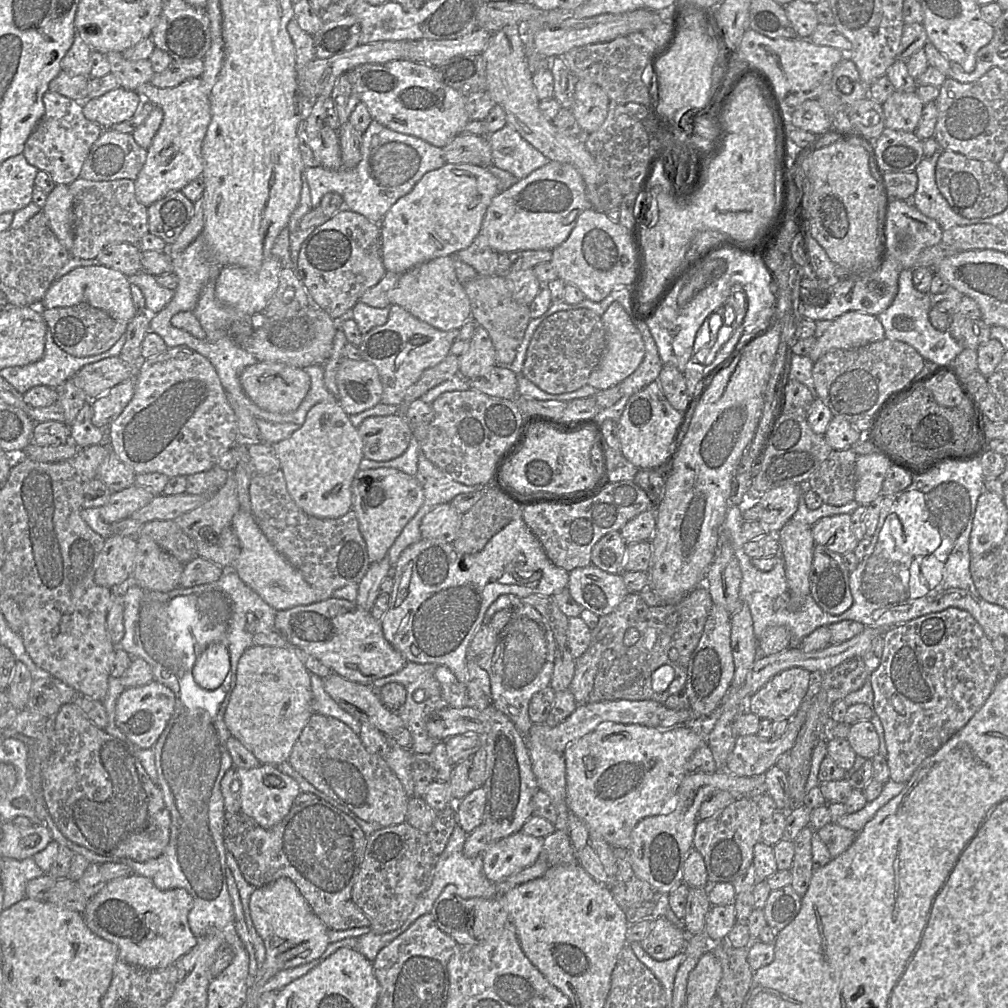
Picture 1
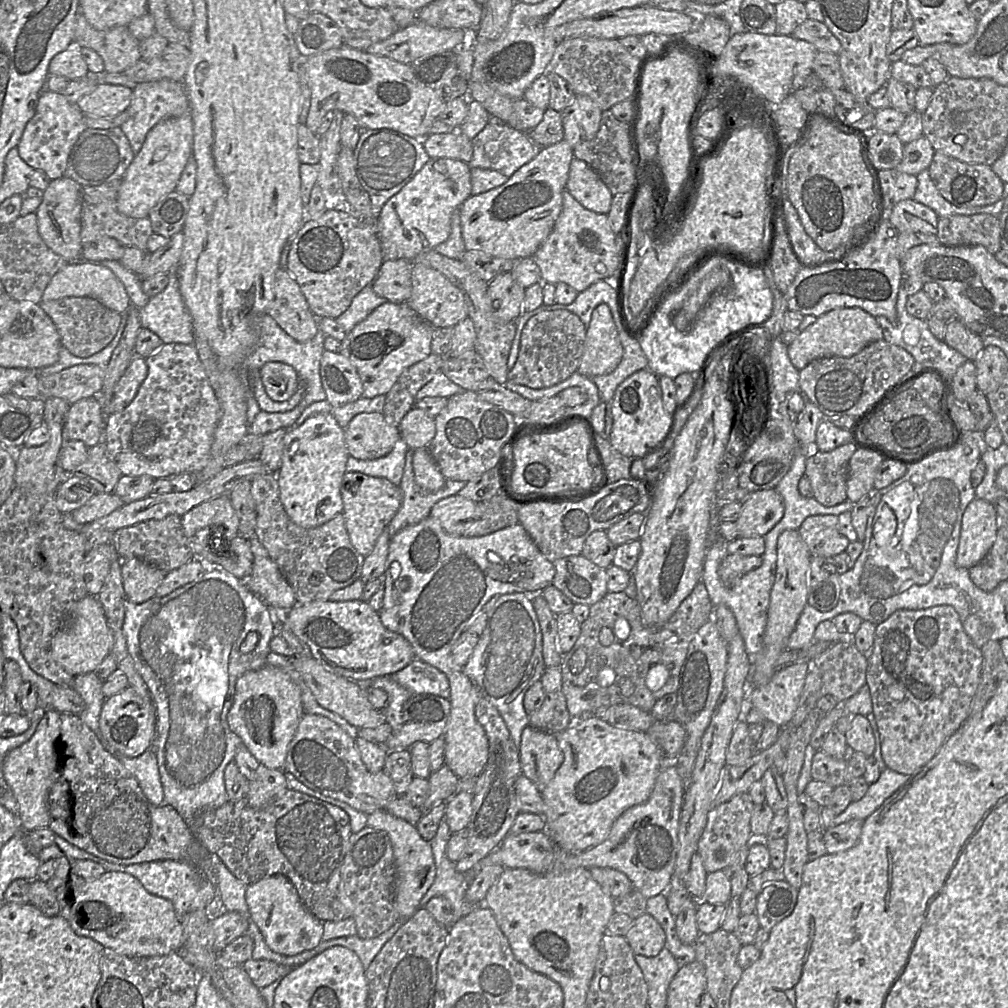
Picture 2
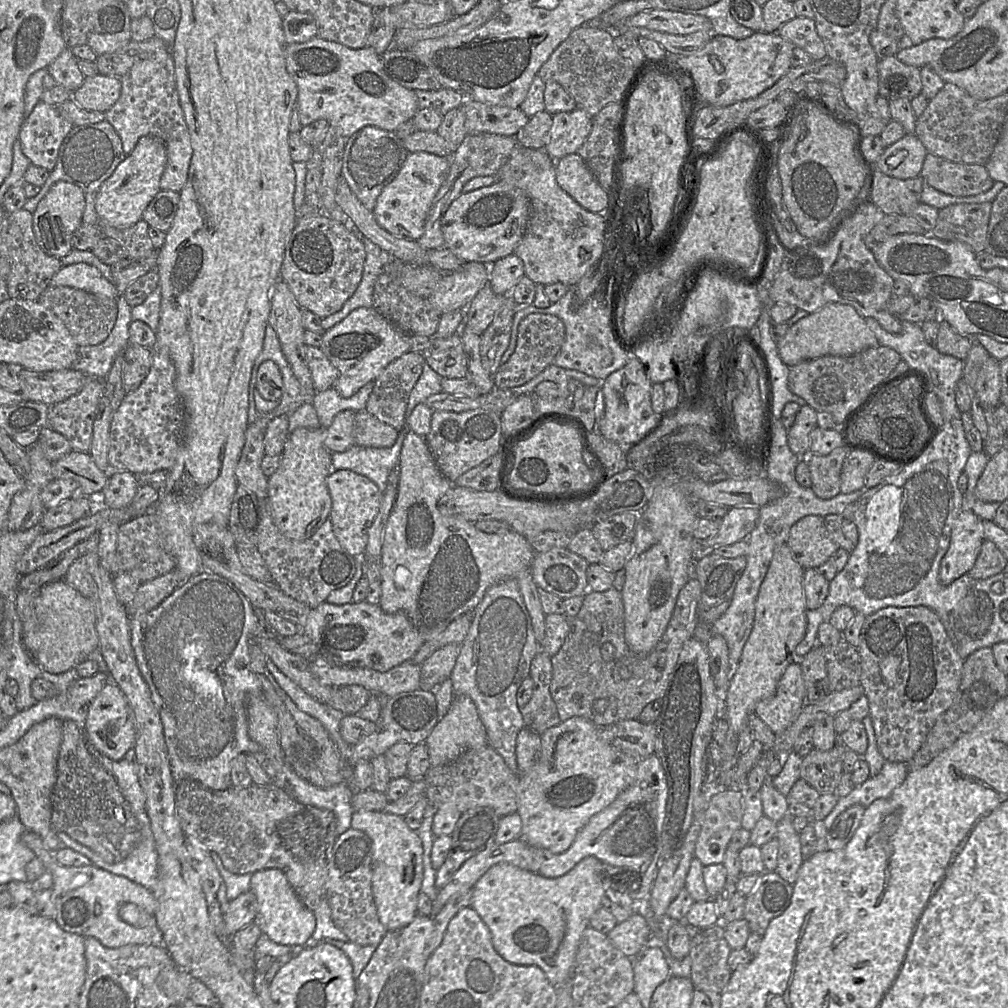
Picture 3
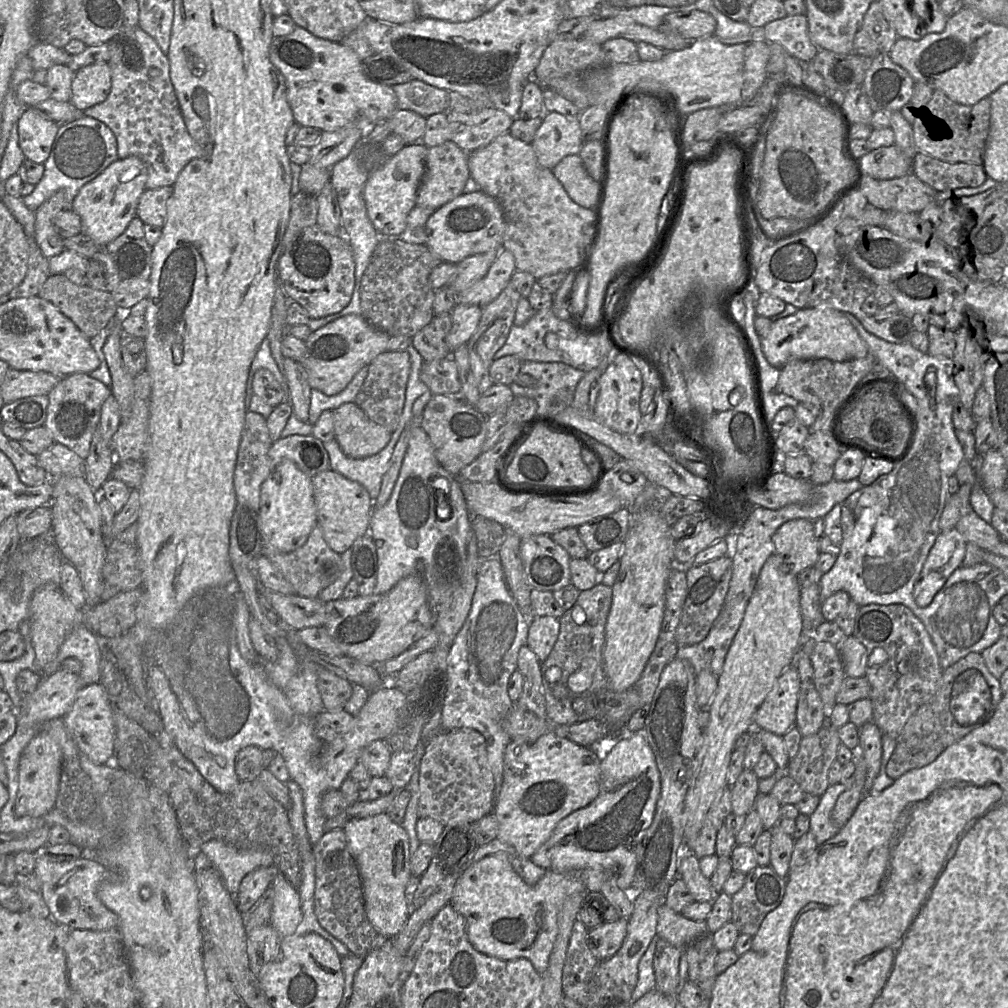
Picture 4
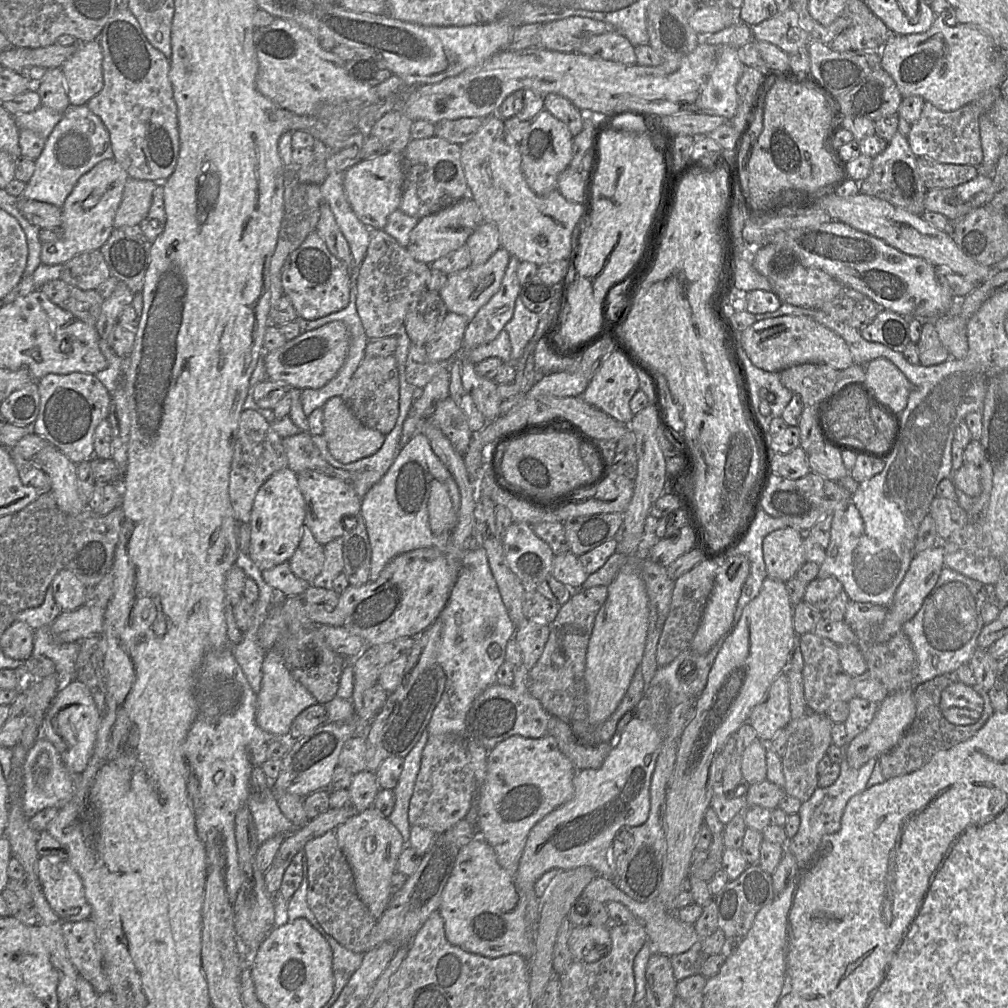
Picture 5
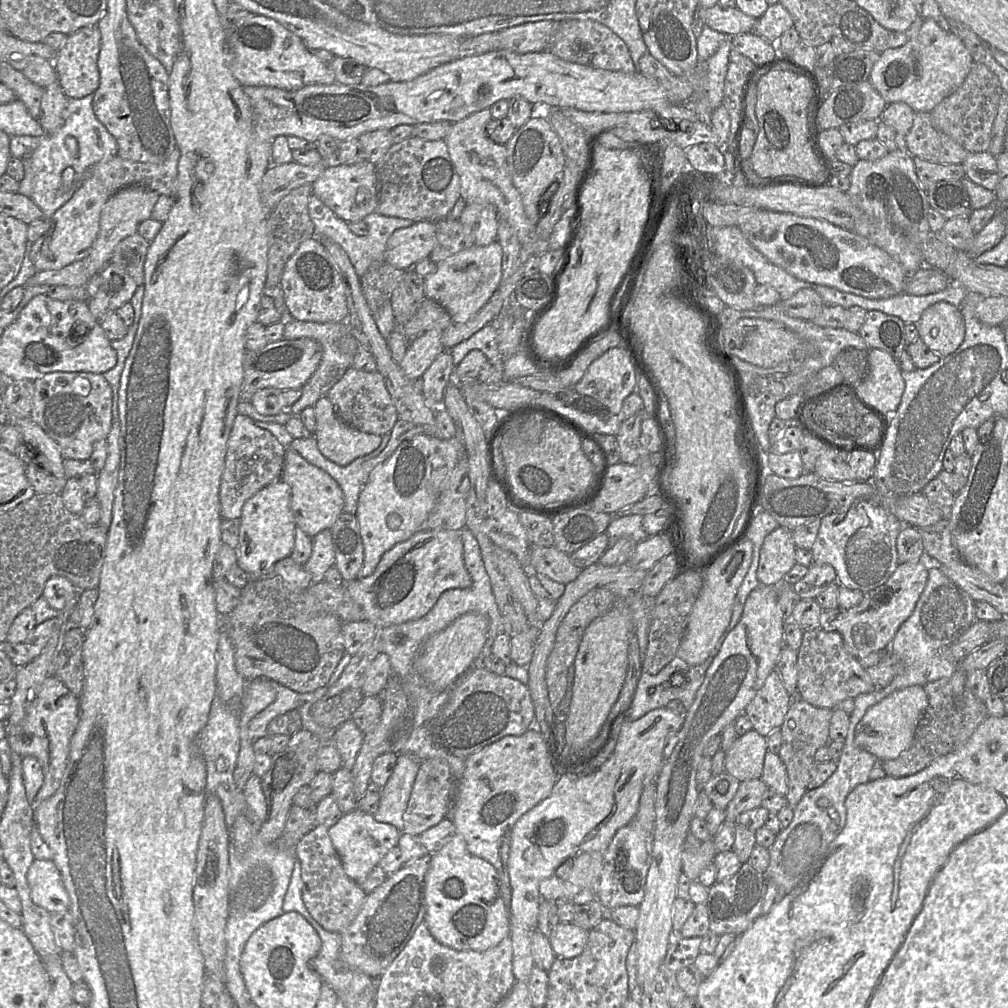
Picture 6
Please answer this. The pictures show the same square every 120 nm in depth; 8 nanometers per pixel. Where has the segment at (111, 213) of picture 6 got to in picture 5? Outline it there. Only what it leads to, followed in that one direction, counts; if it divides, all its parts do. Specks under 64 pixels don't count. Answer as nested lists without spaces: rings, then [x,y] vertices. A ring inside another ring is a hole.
[[[128,178],[114,217],[114,229],[140,225],[147,218],[156,185],[157,183],[154,181]]]

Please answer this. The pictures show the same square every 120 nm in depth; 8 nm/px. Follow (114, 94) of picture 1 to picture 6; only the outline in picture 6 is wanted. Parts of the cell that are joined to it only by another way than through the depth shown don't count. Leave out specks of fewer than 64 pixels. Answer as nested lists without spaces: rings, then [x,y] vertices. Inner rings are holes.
[[[92,25],[82,27],[66,36],[66,41],[57,50],[53,61],[58,76],[57,83],[68,99],[80,99],[94,94],[99,87],[98,56],[101,49],[101,34],[97,25]]]

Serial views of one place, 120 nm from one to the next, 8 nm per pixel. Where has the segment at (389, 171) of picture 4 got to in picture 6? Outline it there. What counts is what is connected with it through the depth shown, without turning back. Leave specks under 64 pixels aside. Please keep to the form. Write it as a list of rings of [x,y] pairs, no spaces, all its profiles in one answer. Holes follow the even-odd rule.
[[[368,160],[354,165],[331,164],[312,183],[312,194],[346,222],[363,221],[378,205],[376,165]]]

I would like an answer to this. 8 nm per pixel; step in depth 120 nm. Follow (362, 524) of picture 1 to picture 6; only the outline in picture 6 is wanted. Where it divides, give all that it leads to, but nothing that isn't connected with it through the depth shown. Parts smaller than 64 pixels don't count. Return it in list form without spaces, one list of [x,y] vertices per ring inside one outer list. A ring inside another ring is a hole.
[[[291,447],[286,448],[280,479],[291,487],[291,509],[297,527],[311,538],[323,530],[330,530],[344,512],[345,498],[337,482],[325,471],[308,463]]]

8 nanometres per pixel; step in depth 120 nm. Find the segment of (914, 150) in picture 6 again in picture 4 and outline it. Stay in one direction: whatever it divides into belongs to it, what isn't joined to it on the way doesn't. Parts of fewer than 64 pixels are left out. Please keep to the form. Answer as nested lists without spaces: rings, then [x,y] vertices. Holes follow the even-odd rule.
[[[934,90],[928,104],[917,114],[912,129],[917,152],[948,163],[983,165],[986,139],[990,128],[989,97],[974,105],[962,105]]]

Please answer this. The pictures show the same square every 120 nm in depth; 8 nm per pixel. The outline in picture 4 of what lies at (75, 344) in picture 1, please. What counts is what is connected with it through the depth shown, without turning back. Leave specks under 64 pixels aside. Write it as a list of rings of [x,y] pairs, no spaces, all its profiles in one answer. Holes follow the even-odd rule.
[[[64,274],[51,275],[43,284],[38,295],[56,306],[89,339],[106,328],[119,313],[110,292],[80,286],[71,282]]]

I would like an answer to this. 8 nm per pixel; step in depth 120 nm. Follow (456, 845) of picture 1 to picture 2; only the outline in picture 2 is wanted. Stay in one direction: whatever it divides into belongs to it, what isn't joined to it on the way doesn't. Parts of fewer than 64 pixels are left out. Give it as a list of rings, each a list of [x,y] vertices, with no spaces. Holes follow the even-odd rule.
[[[443,818],[435,836],[429,842],[436,867],[435,879],[420,900],[419,908],[424,908],[432,897],[442,896],[449,903],[453,914],[461,918],[476,907],[486,906],[484,903],[472,904],[466,900],[465,893],[473,879],[473,871],[458,871],[455,862],[447,857],[446,847],[451,835],[452,832]]]

